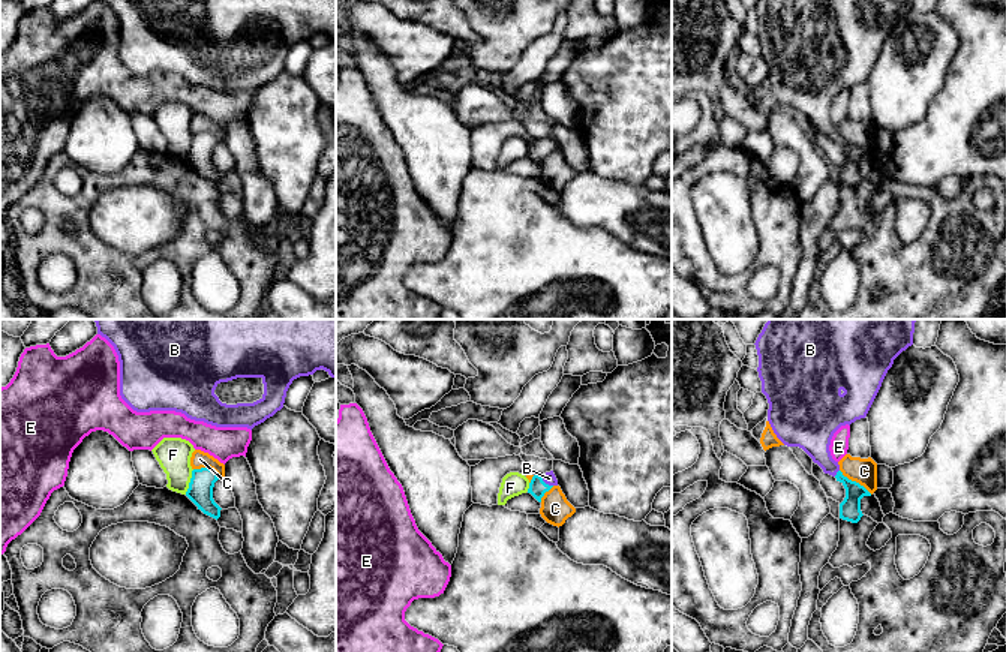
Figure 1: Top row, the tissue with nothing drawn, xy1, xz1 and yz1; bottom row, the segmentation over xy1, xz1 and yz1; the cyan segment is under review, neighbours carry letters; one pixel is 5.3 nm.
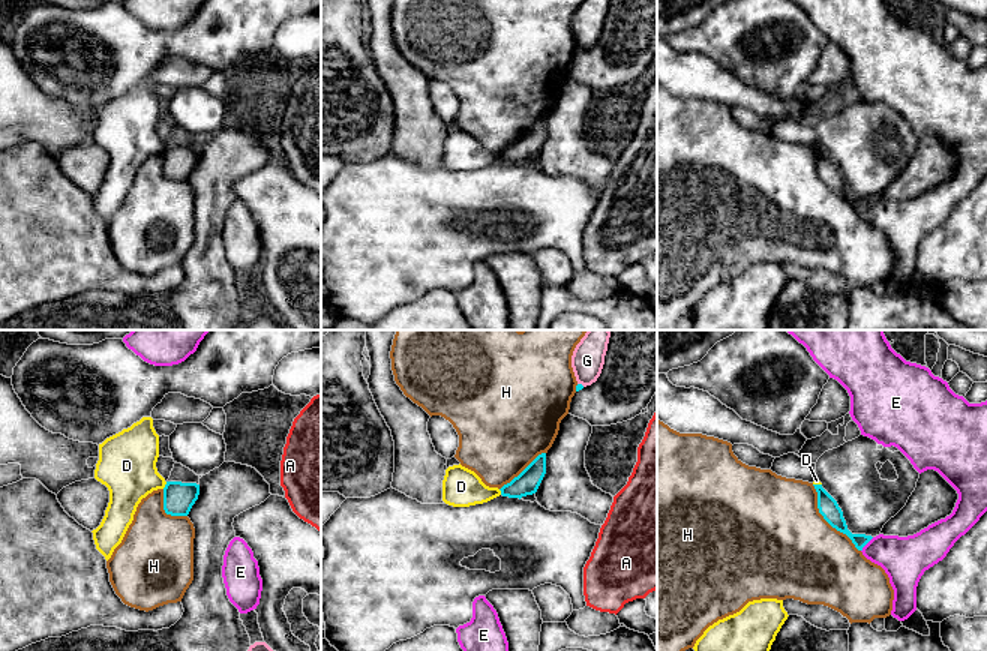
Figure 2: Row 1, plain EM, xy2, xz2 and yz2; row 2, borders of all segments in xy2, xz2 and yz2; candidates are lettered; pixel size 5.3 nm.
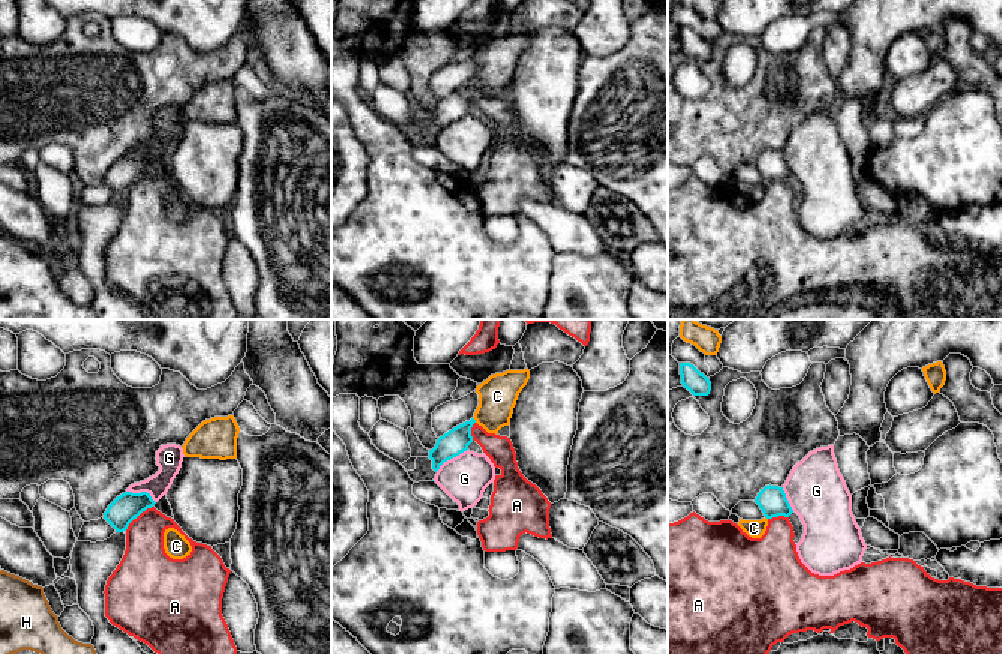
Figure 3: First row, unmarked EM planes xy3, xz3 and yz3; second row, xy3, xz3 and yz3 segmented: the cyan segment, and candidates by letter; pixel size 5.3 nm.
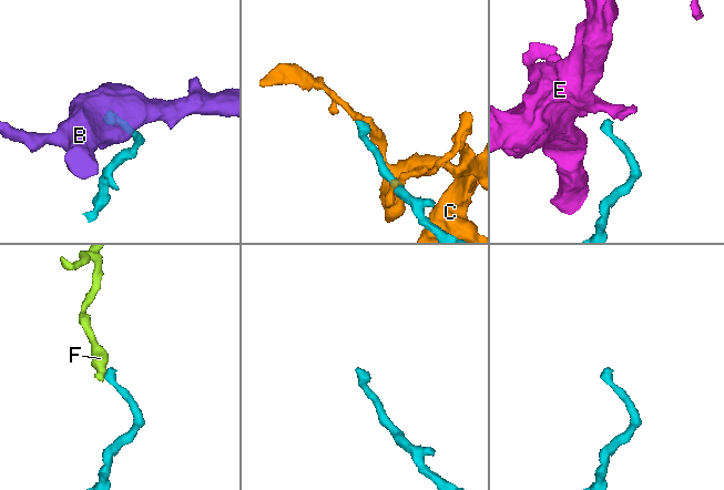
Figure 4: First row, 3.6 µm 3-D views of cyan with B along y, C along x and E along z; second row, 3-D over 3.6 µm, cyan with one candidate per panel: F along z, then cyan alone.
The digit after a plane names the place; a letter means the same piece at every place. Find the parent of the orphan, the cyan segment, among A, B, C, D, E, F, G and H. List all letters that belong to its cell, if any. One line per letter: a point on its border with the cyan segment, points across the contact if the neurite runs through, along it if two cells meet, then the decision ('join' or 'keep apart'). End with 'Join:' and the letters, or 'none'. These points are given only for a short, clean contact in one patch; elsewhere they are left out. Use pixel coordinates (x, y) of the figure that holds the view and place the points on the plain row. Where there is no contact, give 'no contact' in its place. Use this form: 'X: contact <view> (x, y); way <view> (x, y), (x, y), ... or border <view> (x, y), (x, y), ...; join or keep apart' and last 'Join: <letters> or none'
A: contact xy3 (137, 180); border xy3 (152, 170), (143, 174), (125, 194); keep apart
B: contact xz1 (544, 147); way xz1 (537, 152), (544, 147), (549, 143); join
C: contact yz1 (855, 146); keep apart
D: contact xy2 (165, 149); border xy2 (167, 146), (162, 152); keep apart
E: contact yz2 (866, 207); border yz2 (873, 201), (861, 215); keep apart
F: contact xy1 (191, 146); border xy1 (194, 134), (185, 158); keep apart
G: contact xz3 (450, 122); keep apart
H: contact yz2 (827, 185); keep apart
Join: B

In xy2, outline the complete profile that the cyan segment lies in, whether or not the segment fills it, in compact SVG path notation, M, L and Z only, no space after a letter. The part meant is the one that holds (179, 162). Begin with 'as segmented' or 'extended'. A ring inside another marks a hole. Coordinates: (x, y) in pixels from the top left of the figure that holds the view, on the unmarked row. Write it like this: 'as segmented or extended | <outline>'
as segmented | M166 146L164 152L164 174L171 180L188 180L198 164L200 148Z

